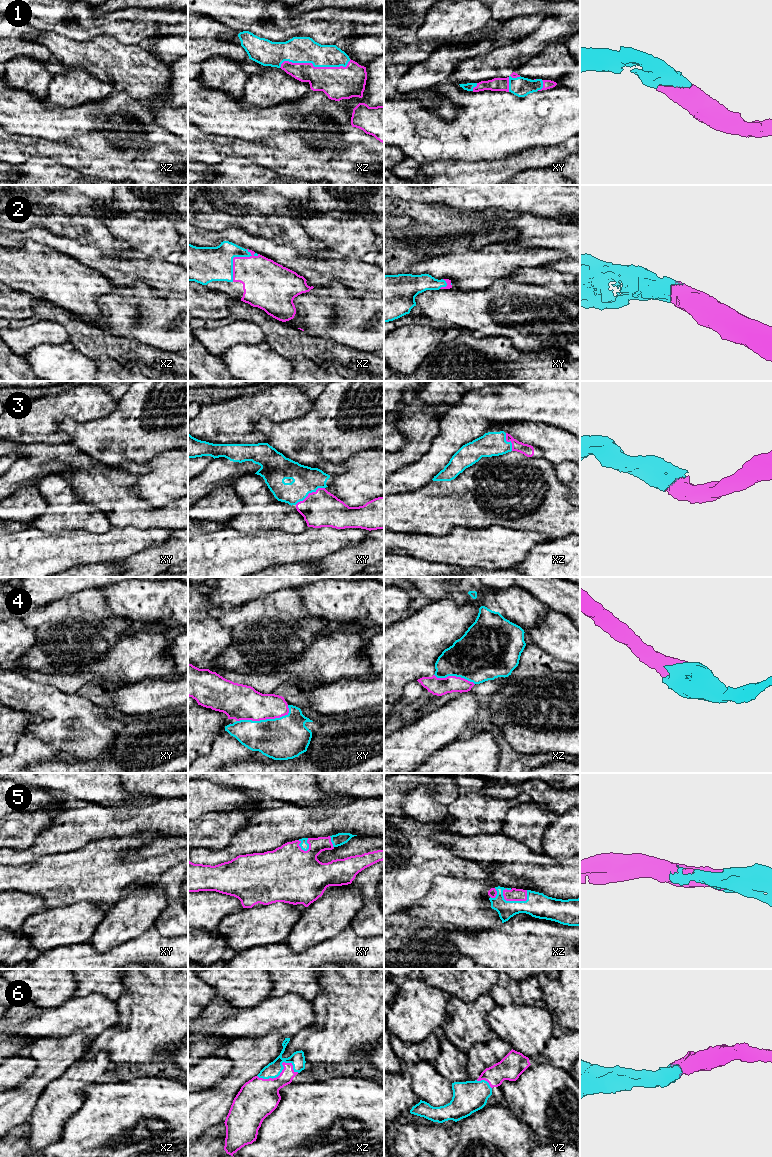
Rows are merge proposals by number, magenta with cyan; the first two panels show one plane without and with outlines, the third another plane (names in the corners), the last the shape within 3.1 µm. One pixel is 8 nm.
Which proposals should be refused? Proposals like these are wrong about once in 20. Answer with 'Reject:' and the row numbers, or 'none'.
Reject: none

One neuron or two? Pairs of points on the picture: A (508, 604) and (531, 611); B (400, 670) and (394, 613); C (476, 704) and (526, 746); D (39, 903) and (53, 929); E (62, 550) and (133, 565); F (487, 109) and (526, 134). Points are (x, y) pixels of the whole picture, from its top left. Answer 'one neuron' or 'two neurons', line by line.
A: one neuron
B: two neurons
C: two neurons
D: two neurons
E: two neurons
F: one neuron

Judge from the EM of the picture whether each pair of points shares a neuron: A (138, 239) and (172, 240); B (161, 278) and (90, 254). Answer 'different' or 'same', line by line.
A: same
B: same

